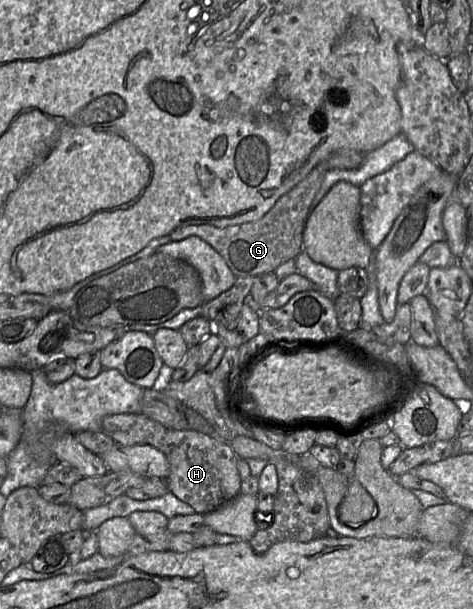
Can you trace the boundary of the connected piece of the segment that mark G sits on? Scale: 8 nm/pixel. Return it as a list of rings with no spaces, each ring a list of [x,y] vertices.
[[[324,164],[317,165],[303,180],[279,198],[275,205],[259,220],[240,225],[218,228],[209,224],[187,225],[172,231],[171,241],[180,241],[189,236],[197,236],[211,245],[225,260],[236,278],[271,273],[284,262],[295,259],[303,249],[303,231],[310,213],[310,206],[321,187],[326,171]]]

